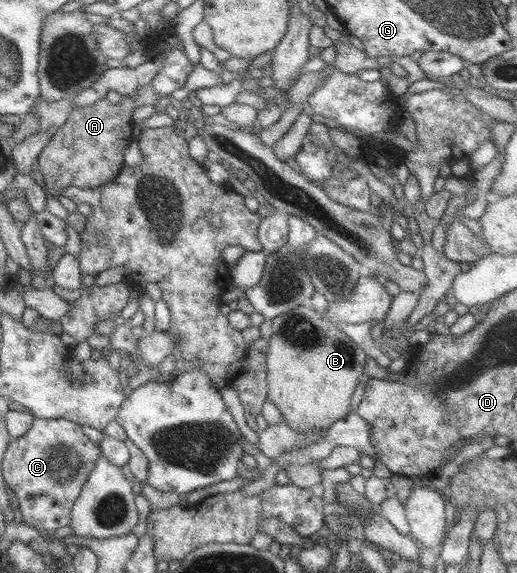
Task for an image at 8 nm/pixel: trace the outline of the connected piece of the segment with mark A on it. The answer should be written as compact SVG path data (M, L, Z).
M145 85L130 97L121 96L121 101L109 103L107 99L99 99L89 106L75 106L64 124L53 132L53 138L41 148L37 156L37 180L51 197L61 199L59 191L65 187L93 189L115 180L123 167L123 152L128 143L134 139L131 114L135 107L152 105L157 96L149 85Z

